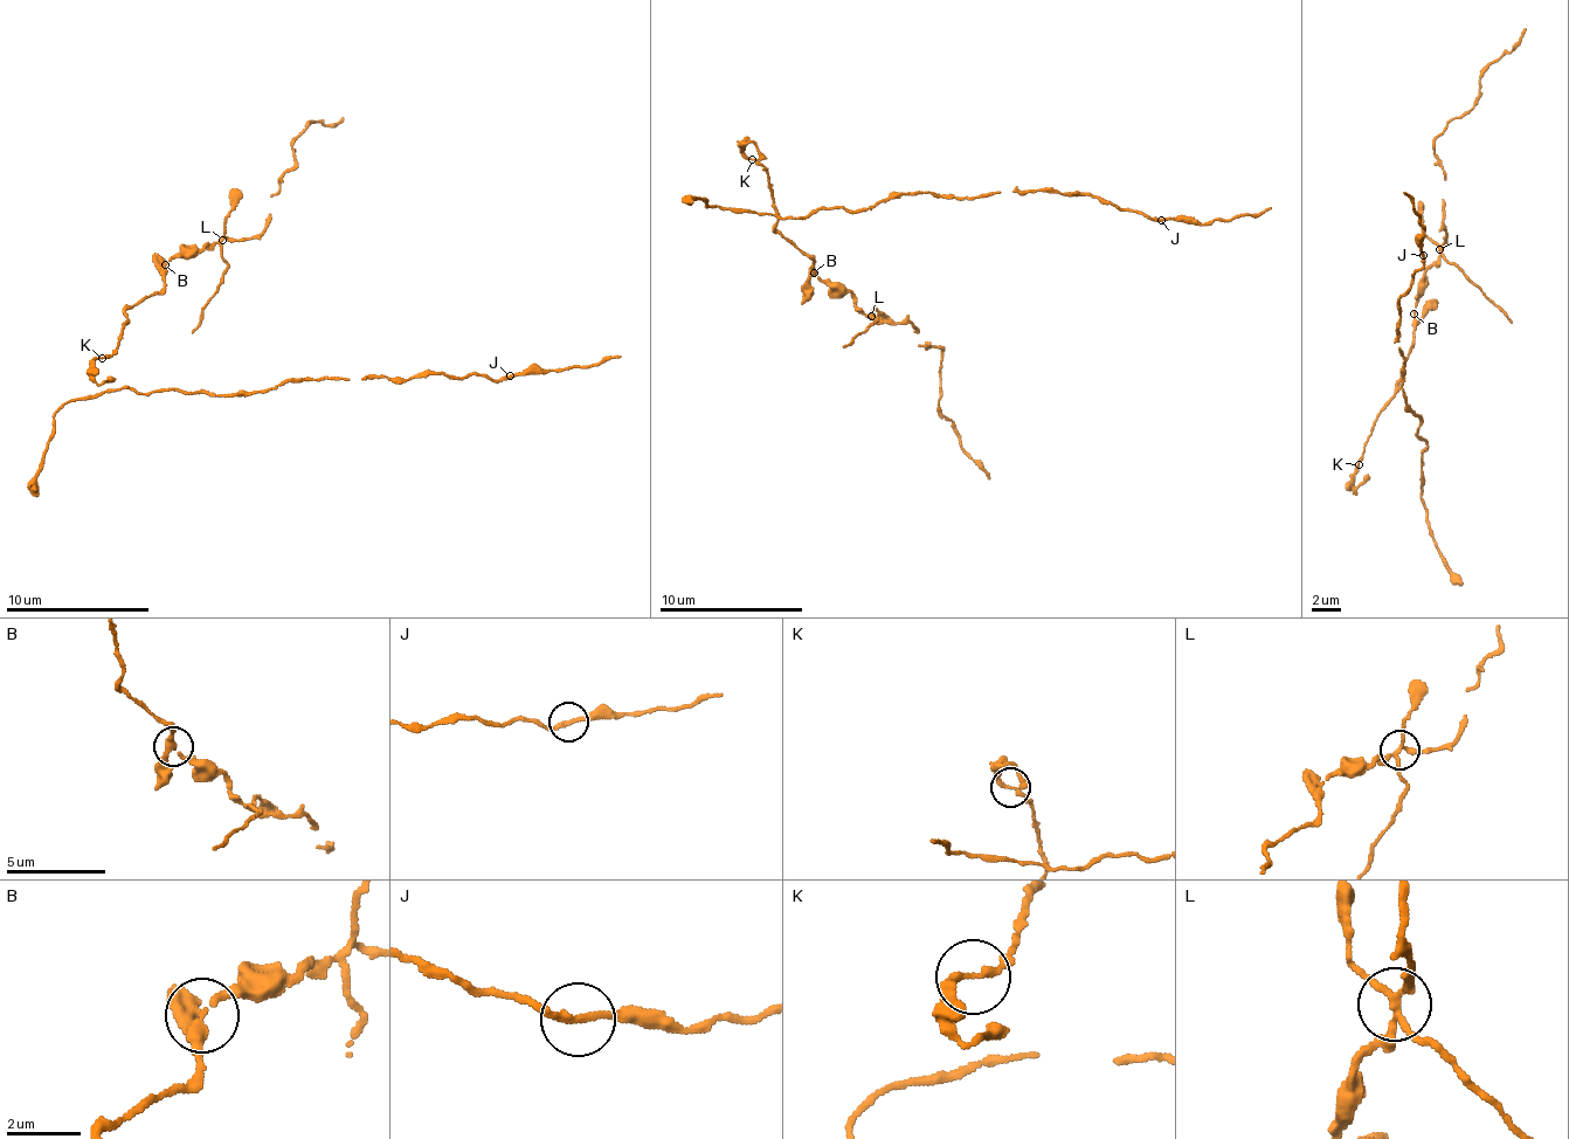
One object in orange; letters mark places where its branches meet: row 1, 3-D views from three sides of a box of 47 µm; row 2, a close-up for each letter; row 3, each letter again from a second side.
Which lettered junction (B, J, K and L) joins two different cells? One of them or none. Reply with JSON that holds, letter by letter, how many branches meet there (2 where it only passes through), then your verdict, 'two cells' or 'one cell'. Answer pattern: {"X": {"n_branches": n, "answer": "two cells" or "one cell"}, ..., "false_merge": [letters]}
{"B": {"n_branches": 3, "answer": "one cell"}, "J": {"n_branches": 2, "answer": "one cell"}, "K": {"n_branches": 2, "answer": "one cell"}, "L": {"n_branches": 4, "answer": "two cells"}, "false_merge": ["L"]}

